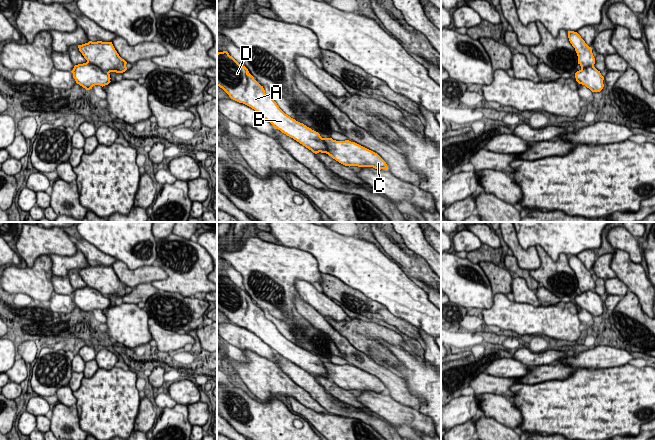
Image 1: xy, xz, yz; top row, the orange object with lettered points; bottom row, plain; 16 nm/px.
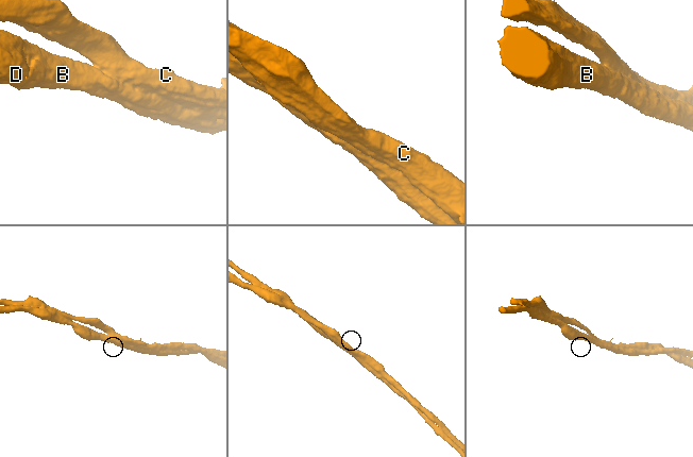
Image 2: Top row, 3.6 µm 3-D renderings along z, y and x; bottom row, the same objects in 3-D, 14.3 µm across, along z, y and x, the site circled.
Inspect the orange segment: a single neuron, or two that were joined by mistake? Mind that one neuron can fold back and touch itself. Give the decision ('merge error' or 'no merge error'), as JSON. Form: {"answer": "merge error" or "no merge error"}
{"answer": "merge error"}

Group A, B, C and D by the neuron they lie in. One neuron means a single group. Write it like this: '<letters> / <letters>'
A B D / C

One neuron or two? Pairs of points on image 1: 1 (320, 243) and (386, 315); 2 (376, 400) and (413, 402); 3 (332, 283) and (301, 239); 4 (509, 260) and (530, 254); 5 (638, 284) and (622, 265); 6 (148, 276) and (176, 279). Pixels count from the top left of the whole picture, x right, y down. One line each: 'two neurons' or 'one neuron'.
1: two neurons
2: two neurons
3: two neurons
4: two neurons
5: one neuron
6: two neurons

